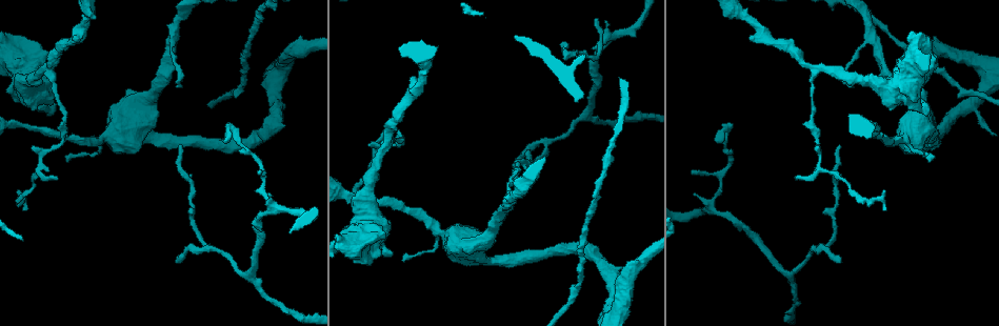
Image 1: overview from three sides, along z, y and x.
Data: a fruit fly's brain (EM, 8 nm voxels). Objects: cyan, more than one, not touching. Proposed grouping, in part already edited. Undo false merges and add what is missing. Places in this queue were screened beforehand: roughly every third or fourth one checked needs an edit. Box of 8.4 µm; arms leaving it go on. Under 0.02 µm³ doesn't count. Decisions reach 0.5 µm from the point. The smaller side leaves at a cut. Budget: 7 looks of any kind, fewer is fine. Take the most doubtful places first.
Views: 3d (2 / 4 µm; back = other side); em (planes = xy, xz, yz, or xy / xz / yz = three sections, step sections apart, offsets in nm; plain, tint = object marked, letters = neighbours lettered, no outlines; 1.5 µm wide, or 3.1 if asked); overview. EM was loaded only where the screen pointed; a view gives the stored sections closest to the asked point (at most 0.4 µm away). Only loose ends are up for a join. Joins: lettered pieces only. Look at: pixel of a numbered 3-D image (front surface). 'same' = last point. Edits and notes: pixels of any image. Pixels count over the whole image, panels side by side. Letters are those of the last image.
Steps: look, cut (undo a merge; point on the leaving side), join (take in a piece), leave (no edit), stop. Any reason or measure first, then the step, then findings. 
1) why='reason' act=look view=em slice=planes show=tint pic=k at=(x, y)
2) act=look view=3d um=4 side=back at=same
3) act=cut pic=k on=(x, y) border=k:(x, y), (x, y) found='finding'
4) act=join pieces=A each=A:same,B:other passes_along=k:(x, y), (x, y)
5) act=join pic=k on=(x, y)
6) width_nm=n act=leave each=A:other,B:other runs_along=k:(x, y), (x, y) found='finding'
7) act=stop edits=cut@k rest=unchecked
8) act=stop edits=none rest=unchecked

why='branch stops here' act=look view=em slice=yz step=4 show=letters pic=1 at=(181, 87)

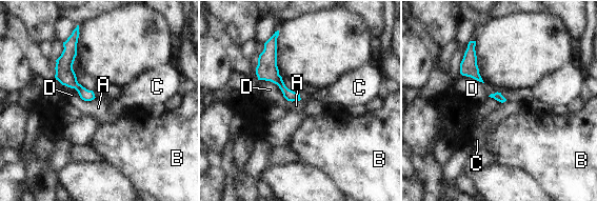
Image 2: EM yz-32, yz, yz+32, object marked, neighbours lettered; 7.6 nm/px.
why='cut it another way' act=look view=em slice=planes show=letters at=same

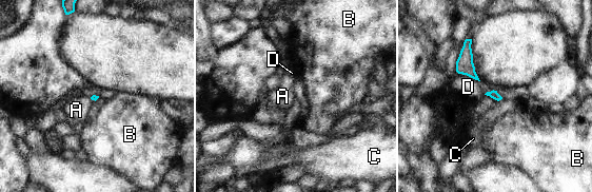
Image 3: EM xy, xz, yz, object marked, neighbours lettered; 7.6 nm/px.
act=leave each=A:other,B:other,C:other,D:other border=3:(502, 98), (498, 100) found='none of them fits'

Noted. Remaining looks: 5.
why='an open end' act=look view=em slice=xy step=8 show=letters pic=1 at=(717, 143)

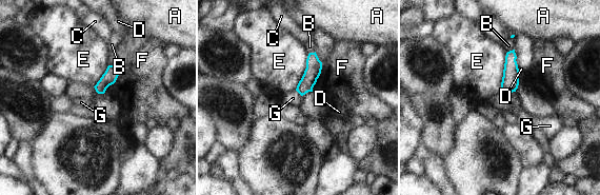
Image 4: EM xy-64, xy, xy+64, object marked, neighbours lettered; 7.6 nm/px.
longest_contact=E:300nm act=leave each=A:other,B:other,C:other,D:other,E:other,F:other,G:other border=4:(295, 90), (301, 96) found='none of them fits'

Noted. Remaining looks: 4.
why='tapers out' act=look view=3d um=4 side=back pic=1 at=(57, 177)

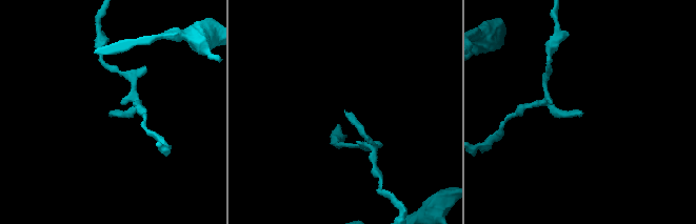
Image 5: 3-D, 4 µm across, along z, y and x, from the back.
act=look view=em slice=xz step=4 show=letters pic=5 at=(581, 115)

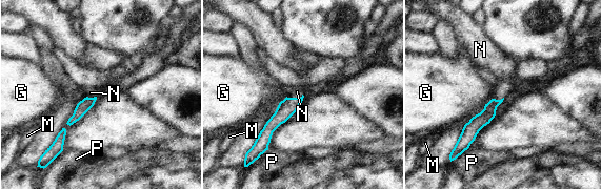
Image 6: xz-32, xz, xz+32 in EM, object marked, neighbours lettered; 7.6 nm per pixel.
act=look view=em slice=planes show=letters at=same

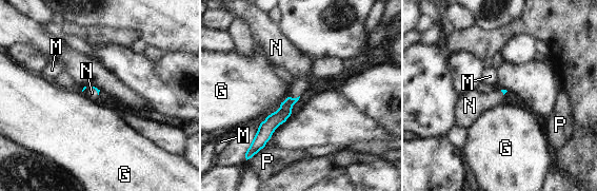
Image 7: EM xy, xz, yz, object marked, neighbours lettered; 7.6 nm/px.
act=join pieces=N each=G:other,M:other,N:same,P:other found='it goes on there'

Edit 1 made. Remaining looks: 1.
act=stop edits=join@7 rest=unchecked

